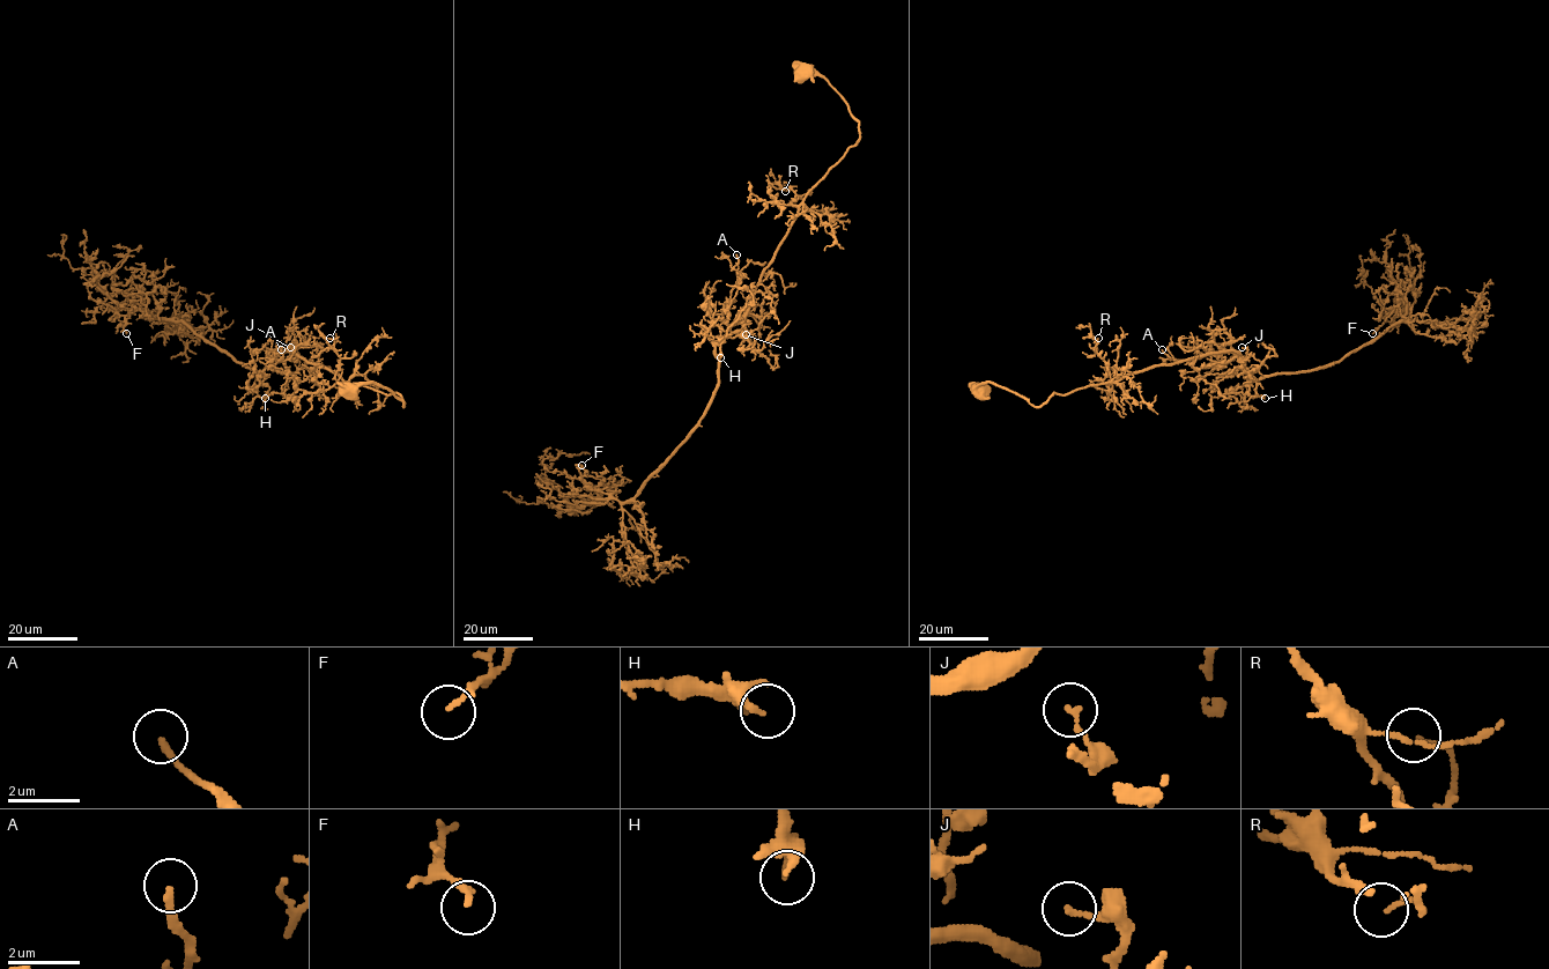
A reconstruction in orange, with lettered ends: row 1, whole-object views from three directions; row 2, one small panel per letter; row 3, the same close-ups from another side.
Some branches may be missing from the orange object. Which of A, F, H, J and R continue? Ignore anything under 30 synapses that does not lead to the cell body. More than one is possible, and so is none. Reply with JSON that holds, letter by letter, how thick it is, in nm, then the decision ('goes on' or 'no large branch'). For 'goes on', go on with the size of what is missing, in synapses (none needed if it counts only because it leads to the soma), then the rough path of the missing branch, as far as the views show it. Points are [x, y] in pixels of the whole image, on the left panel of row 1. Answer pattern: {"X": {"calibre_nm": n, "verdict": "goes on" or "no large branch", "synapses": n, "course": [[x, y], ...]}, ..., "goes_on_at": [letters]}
{"A": {"calibre_nm": 180, "verdict": "goes on", "synapses": 35, "course": [[281, 349], [278, 342], [298, 318], [286, 309]]}, "F": {"calibre_nm": 170, "verdict": "no large branch"}, "H": {"calibre_nm": 200, "verdict": "no large branch"}, "J": {"calibre_nm": 140, "verdict": "no large branch"}, "R": {"calibre_nm": 110, "verdict": "no large branch"}, "goes_on_at": ["A"]}

